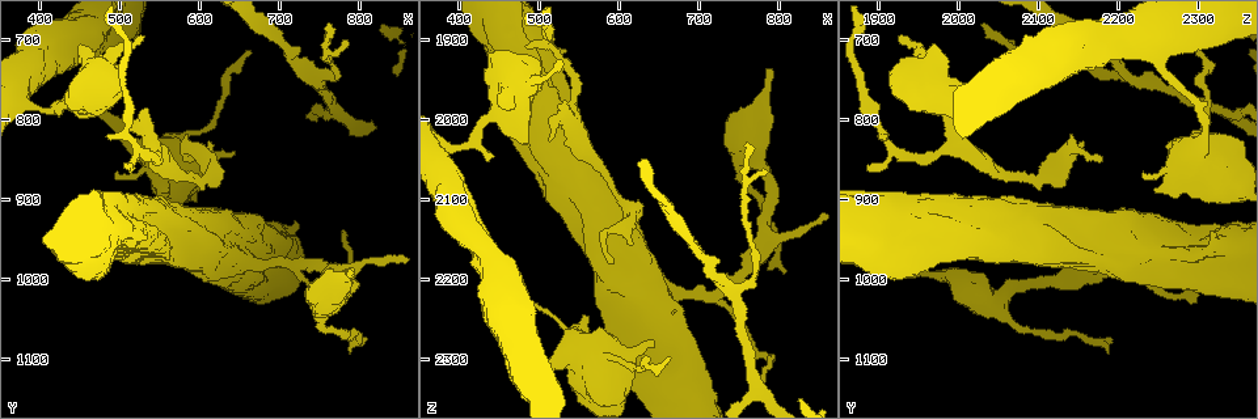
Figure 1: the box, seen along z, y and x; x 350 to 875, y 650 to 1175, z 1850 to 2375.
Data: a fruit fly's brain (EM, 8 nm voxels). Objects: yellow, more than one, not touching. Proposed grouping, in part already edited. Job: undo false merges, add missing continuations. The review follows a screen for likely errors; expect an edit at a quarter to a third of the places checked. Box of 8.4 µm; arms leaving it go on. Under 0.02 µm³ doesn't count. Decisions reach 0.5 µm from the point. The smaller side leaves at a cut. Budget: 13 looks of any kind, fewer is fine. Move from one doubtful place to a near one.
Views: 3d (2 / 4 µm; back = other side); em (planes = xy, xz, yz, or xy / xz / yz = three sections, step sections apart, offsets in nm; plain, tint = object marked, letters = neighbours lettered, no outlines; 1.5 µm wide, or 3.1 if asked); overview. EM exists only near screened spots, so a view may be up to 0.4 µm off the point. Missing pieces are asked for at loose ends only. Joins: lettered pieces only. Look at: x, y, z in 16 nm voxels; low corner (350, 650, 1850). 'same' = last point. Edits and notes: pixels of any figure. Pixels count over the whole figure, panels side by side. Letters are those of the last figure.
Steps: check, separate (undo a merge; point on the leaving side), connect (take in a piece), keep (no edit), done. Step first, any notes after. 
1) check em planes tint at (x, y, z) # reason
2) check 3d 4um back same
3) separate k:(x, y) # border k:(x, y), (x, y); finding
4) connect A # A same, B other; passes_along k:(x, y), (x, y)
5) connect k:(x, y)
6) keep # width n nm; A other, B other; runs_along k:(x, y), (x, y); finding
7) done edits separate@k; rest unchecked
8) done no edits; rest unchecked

check 3d 4um back at (780, 705, 2065) # an open end

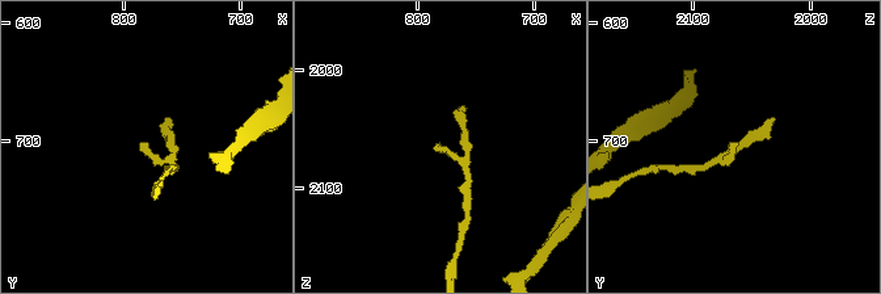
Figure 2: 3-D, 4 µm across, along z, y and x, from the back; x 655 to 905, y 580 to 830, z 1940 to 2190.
check em planes letters at (780, 698, 2066)

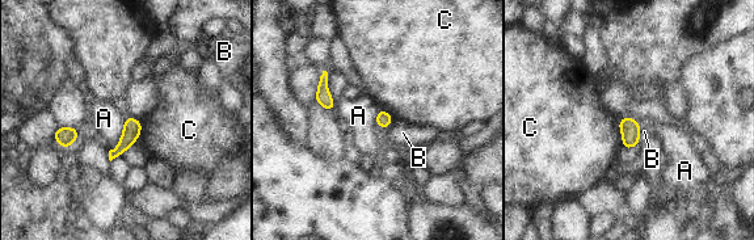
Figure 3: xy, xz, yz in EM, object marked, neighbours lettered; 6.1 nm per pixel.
keep # width 100 nm; longest_contact A 240 nm; A other, B other, C other; no lettered piece goes on from it

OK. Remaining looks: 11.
check em planes tint at (715, 980, 2220) # sudden change in width

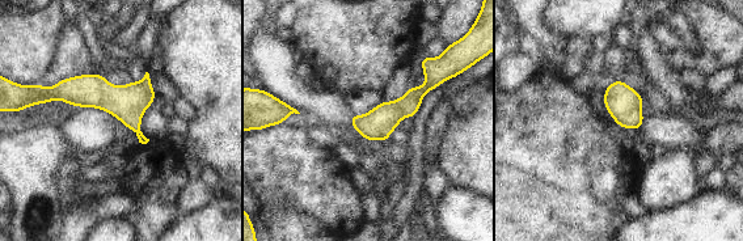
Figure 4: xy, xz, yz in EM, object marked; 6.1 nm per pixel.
check em planes letters same # what lies round it

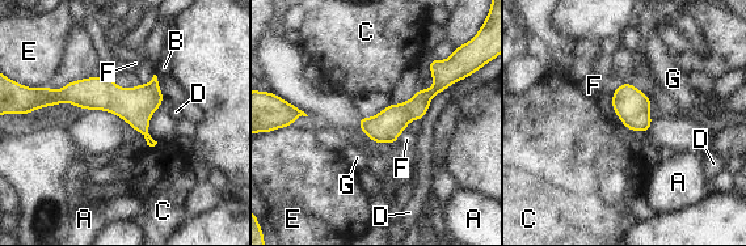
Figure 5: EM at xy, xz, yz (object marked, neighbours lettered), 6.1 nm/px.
keep # width 190 nm; A other, B other, C other, D other, E other, F other, G other; border 5:(154, 73), (146, 84), (140, 84); all the same neuron

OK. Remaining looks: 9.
check 3d 4um at (745, 750, 2225) # side arm on a straight run

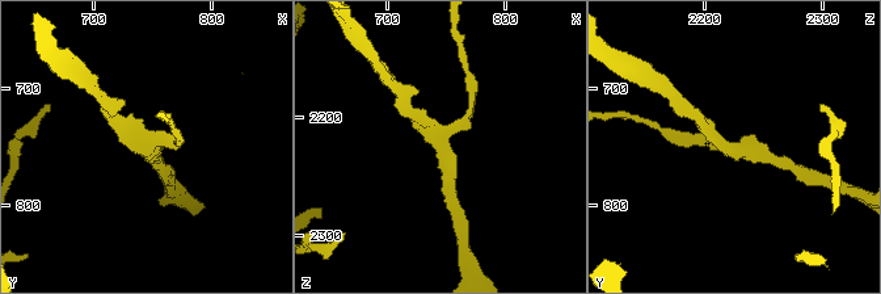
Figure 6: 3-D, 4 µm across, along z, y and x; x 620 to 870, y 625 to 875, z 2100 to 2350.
check em planes letters at (740, 750, 2222) # arms 3

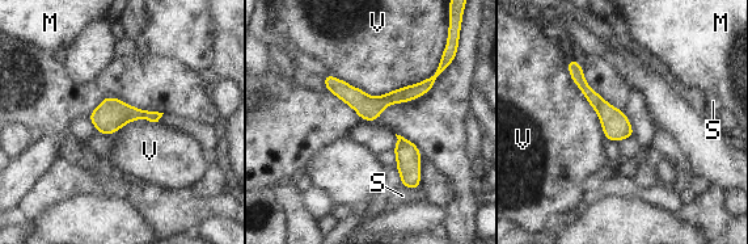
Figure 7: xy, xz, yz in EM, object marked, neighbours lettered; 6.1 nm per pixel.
keep # M other, S other, V other; border 7:(439, 62), (379, 96), (328, 72); continuous, no second neuron

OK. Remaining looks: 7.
check em xz step 8 tint at (405, 785, 2030) # narrows sharply

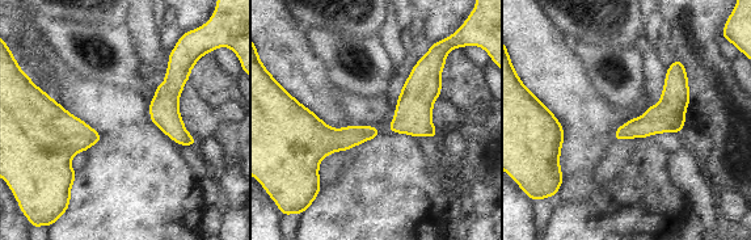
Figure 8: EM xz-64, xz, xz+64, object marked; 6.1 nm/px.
check em planes letters same

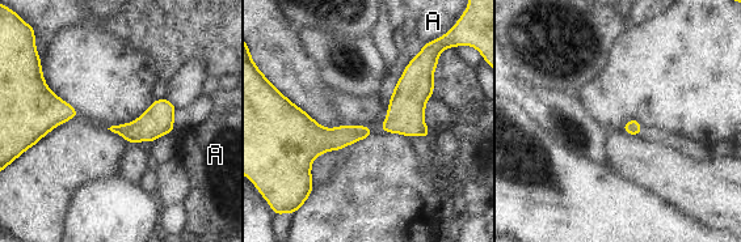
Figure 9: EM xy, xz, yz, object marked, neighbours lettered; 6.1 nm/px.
keep # width 100 nm; A other; border 9:(438, 62), (432, 96); continuous, no second neuron

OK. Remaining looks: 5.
check em planes letters at (525, 700, 1925) # tapers out

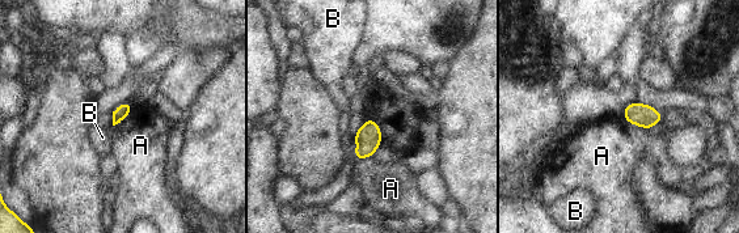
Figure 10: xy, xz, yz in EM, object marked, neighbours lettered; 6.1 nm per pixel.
keep # A other, B other; border 10:(624, 118), (650, 130); none of them fits

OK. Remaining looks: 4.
done no edits; rest unchecked

